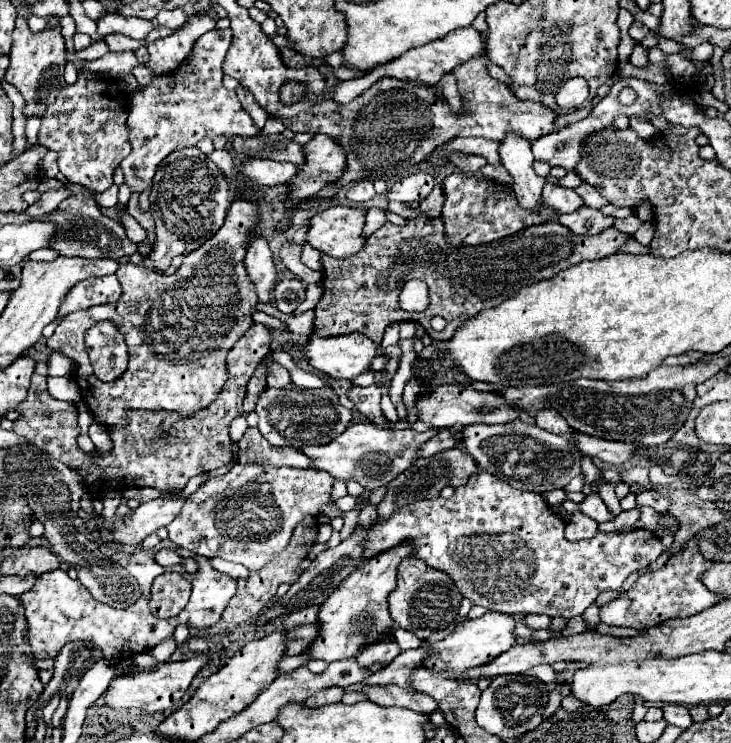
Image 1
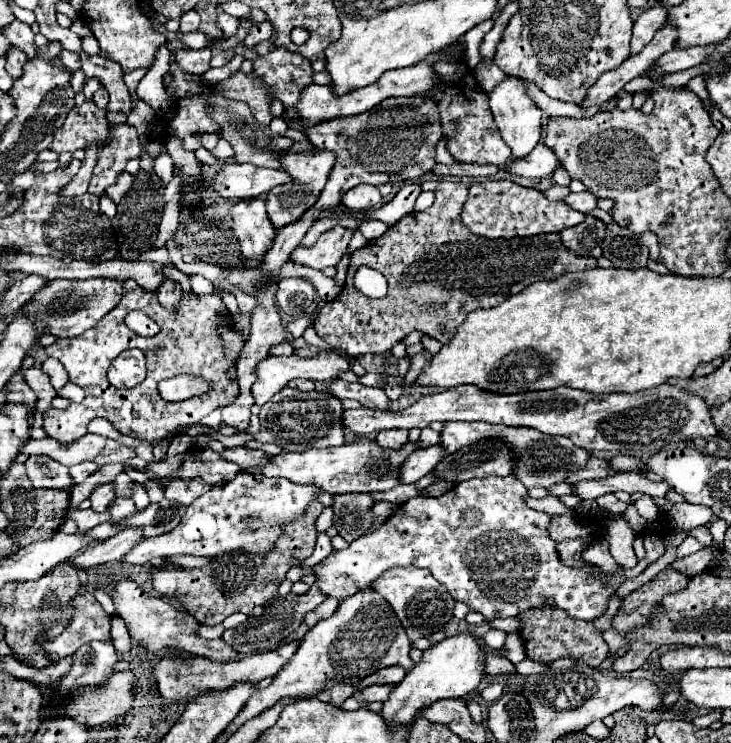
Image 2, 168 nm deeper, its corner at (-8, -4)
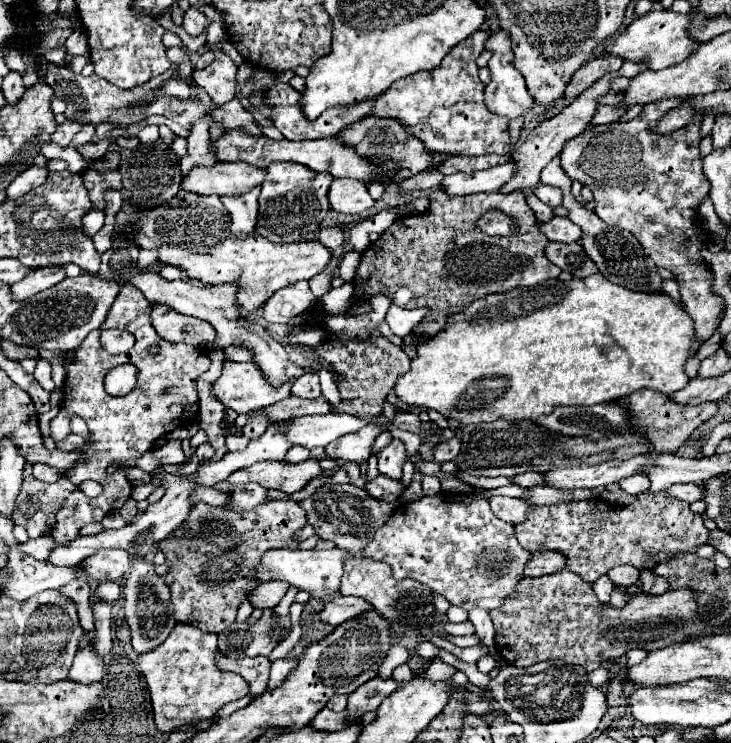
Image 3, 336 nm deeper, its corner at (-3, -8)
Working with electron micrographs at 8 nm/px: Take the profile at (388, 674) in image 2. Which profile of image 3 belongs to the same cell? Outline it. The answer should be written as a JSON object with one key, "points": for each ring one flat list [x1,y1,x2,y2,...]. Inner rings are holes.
{"points":[[374,678,362,684,358,692,352,692,348,696,348,712,350,712,350,722,360,722,362,714,368,710,376,710,378,704,386,696,390,696,398,688,398,682,394,678]]}

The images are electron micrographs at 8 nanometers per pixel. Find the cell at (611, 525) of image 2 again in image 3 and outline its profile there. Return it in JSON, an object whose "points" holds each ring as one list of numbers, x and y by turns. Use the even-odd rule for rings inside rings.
{"points":[[616,566,616,568,612,568,612,570,608,572,608,578,610,578,616,586,620,586,620,584,632,586,632,584,638,582,638,576,640,576,638,568,632,568,632,566]]}

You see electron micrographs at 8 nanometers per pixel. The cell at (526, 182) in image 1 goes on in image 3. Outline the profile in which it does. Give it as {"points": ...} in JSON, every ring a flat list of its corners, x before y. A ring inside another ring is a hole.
{"points":[[498,30,496,34,490,34,490,38,486,40,486,48,494,52,490,62,488,62,492,80,486,86,486,90,484,90,484,104,486,104,486,108,492,114,502,116,506,120,514,120,514,118,522,118,522,116,530,114,532,108,534,108,534,100,532,100,532,96,526,90,524,76,510,64,510,60,512,60,512,56,510,56,510,38,506,36,506,32]]}

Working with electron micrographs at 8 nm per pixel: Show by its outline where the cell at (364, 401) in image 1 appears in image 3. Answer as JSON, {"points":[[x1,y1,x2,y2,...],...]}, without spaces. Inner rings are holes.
{"points":[[392,438,392,442,378,452,378,470,390,478,402,478,404,460,406,460,404,442,398,438]]}

